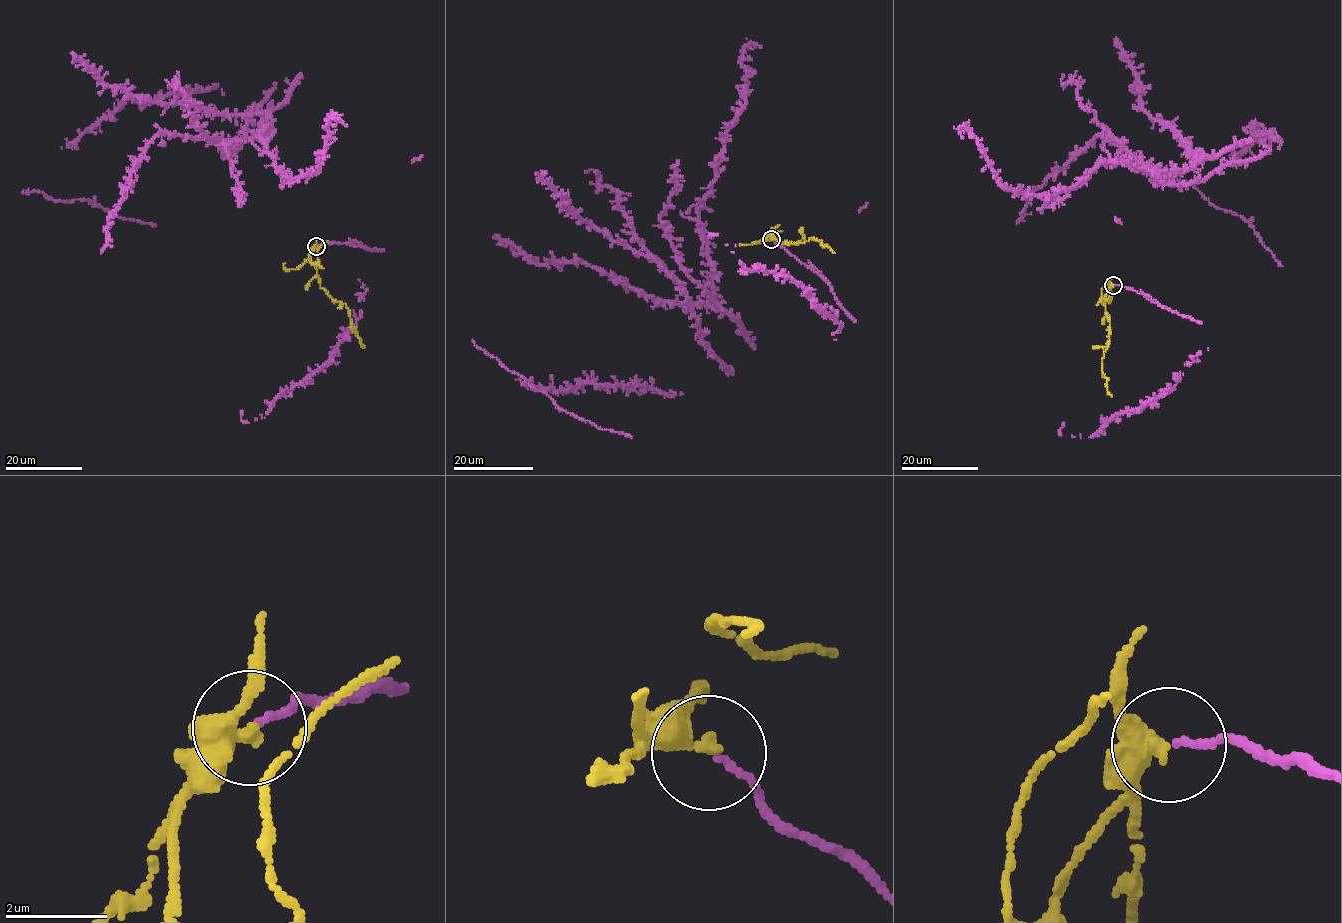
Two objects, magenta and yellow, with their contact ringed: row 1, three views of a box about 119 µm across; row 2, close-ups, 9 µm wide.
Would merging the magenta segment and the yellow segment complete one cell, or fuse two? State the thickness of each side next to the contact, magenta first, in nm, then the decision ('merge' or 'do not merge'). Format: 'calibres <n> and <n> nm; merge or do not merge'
calibres 120 and 280 nm; do not merge

